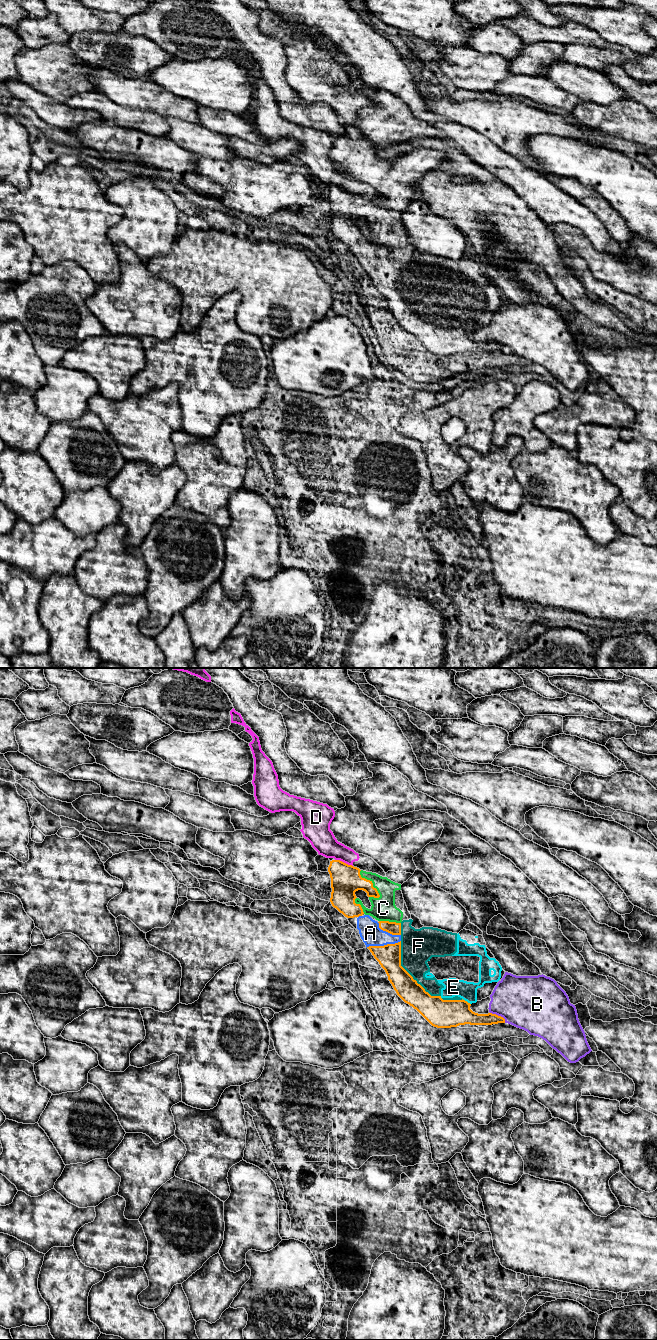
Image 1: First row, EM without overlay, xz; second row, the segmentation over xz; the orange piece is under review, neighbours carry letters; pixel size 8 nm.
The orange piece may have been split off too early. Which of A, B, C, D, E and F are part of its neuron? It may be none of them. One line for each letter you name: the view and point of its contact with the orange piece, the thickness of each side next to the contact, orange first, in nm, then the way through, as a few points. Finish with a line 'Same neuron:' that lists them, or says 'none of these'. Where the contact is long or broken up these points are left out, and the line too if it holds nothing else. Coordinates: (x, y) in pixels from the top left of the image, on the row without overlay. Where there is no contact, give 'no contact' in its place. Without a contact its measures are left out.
A: contact xz (384, 273); calibres 190 and 170 nm
C: contact xz (371, 210); calibres 240 and 190 nm
E: contact xz (466, 329); calibres 220 and 150 nm
F: contact xz (408, 301); calibres 190 and 280 nm
Same neuron: A, C, E, F

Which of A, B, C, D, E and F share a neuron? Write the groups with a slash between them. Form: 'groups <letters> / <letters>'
groups A C E F / B / D

